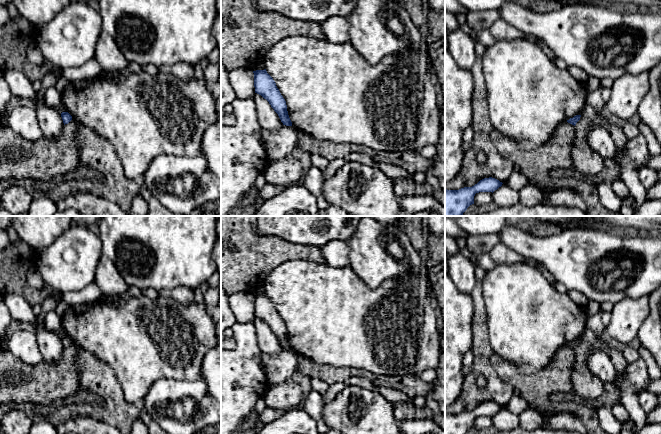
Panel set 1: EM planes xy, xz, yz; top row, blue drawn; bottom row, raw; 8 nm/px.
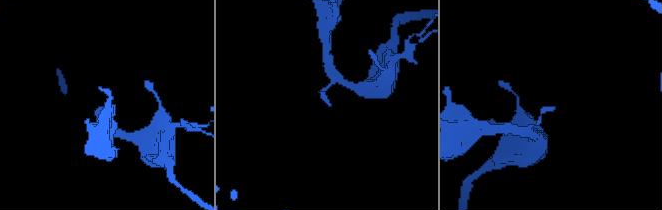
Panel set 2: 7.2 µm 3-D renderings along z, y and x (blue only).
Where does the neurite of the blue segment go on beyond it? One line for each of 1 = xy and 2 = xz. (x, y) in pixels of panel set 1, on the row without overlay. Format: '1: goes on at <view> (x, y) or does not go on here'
1: does not go on here
2: does not go on here

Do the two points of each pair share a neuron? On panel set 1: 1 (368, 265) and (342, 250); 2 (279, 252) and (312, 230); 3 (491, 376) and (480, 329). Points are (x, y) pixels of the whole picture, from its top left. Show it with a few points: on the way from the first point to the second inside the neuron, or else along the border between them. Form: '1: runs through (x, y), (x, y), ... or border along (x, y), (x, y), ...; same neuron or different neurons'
1: border along (345, 242), (348, 248), (349, 266); different neurons
2: border along (271, 236), (300, 244), (317, 246); different neurons
3: runs through (482, 364), (480, 341); same neuron

